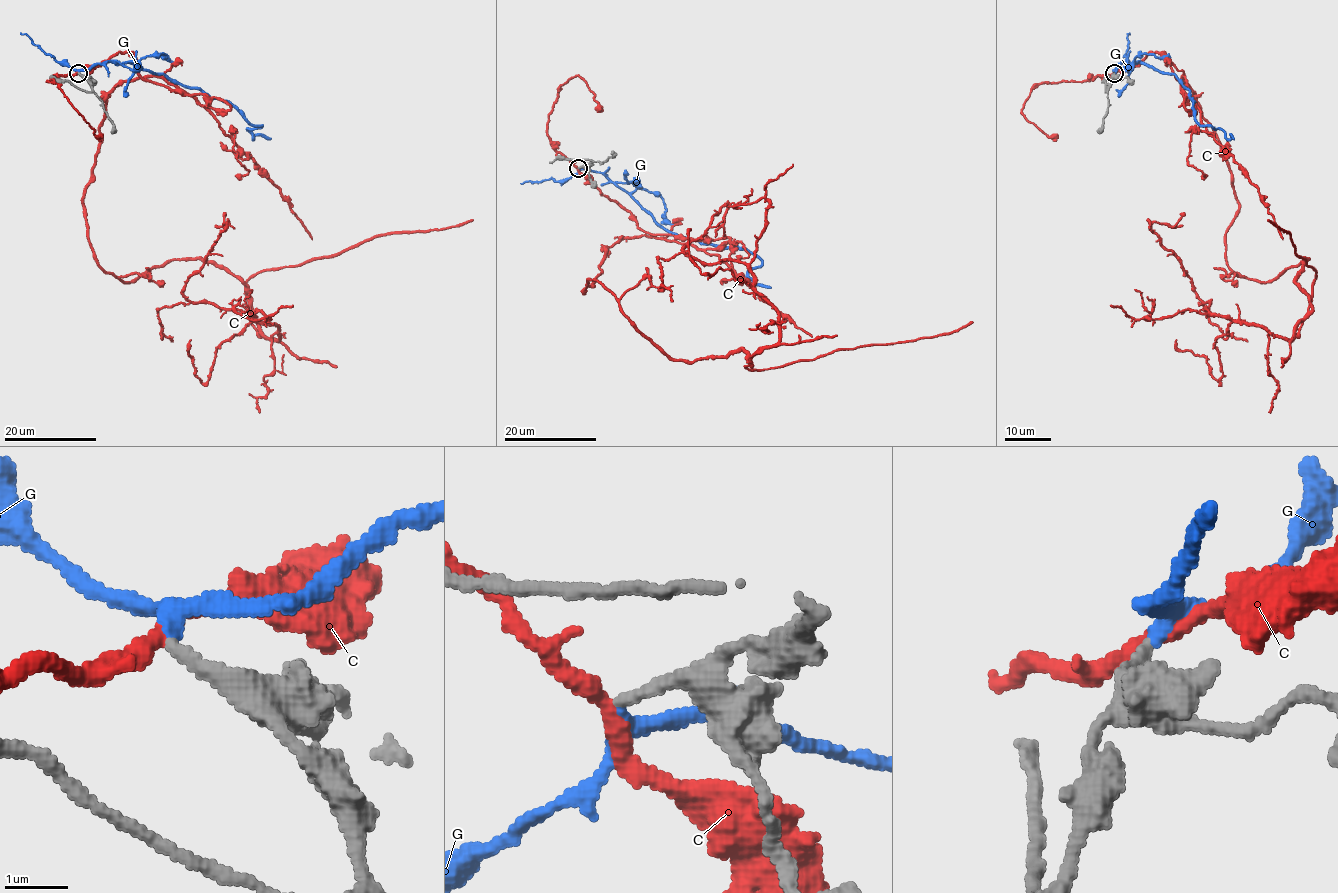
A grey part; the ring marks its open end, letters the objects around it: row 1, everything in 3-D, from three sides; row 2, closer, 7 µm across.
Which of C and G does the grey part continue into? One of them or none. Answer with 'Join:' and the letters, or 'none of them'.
Join: G

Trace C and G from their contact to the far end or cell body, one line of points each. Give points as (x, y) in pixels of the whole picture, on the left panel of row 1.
C: (77, 73), (146, 79), (107, 95), (94, 259), (222, 265), (276, 340), (184, 296), (225, 213)
G: (79, 73), (110, 61), (133, 62), (227, 99), (253, 125), (261, 125), (249, 128), (253, 139), (270, 139)

